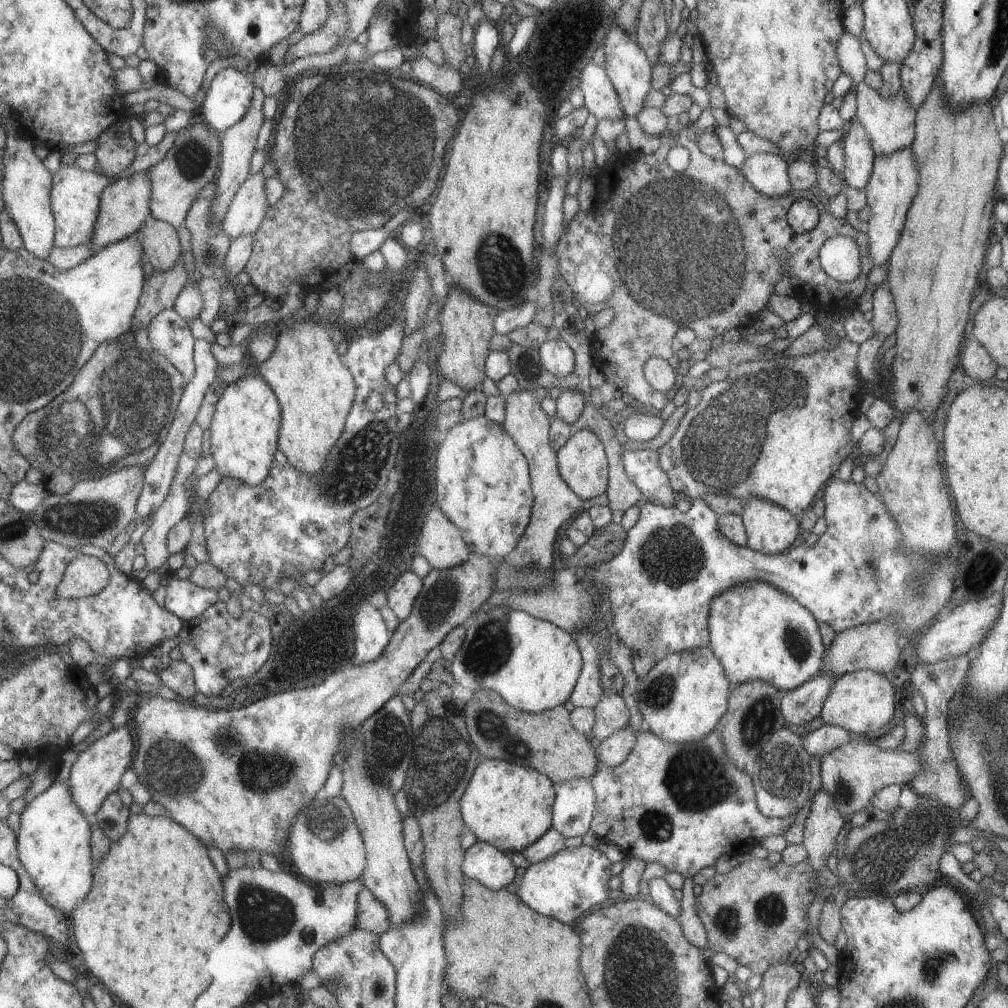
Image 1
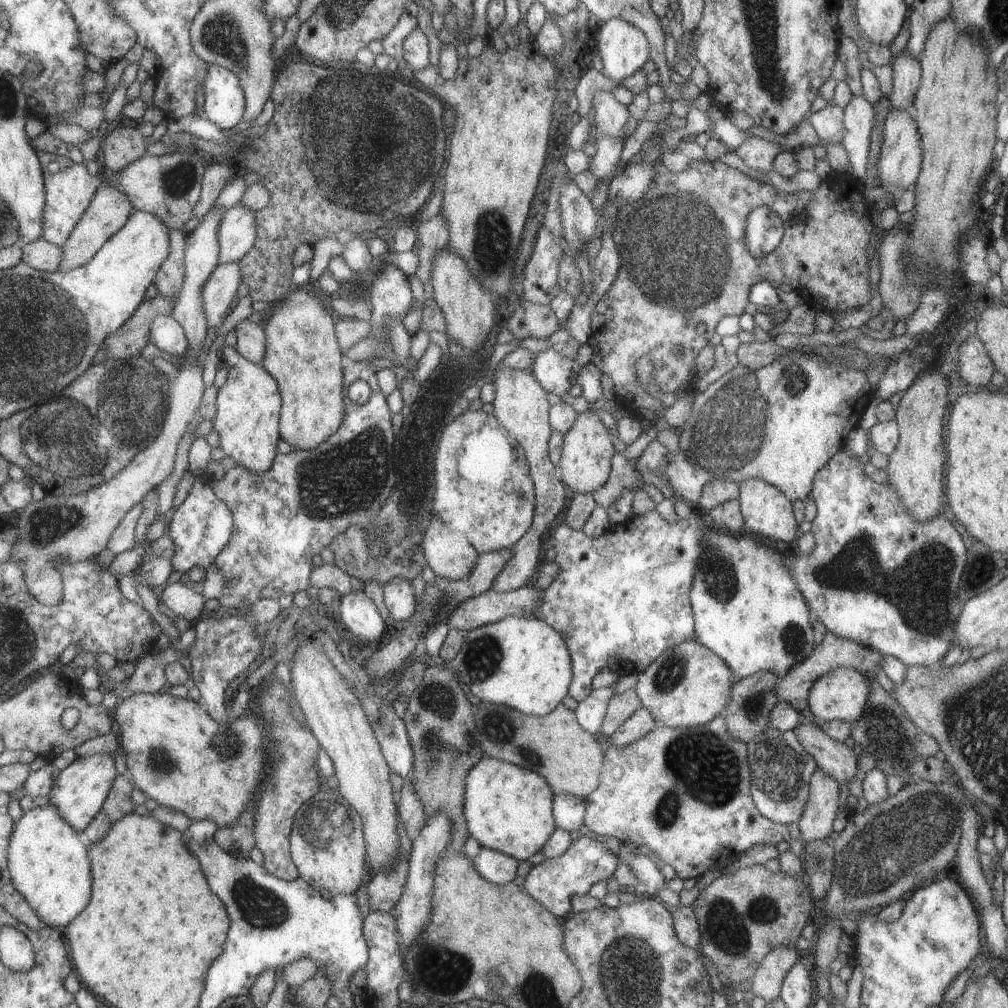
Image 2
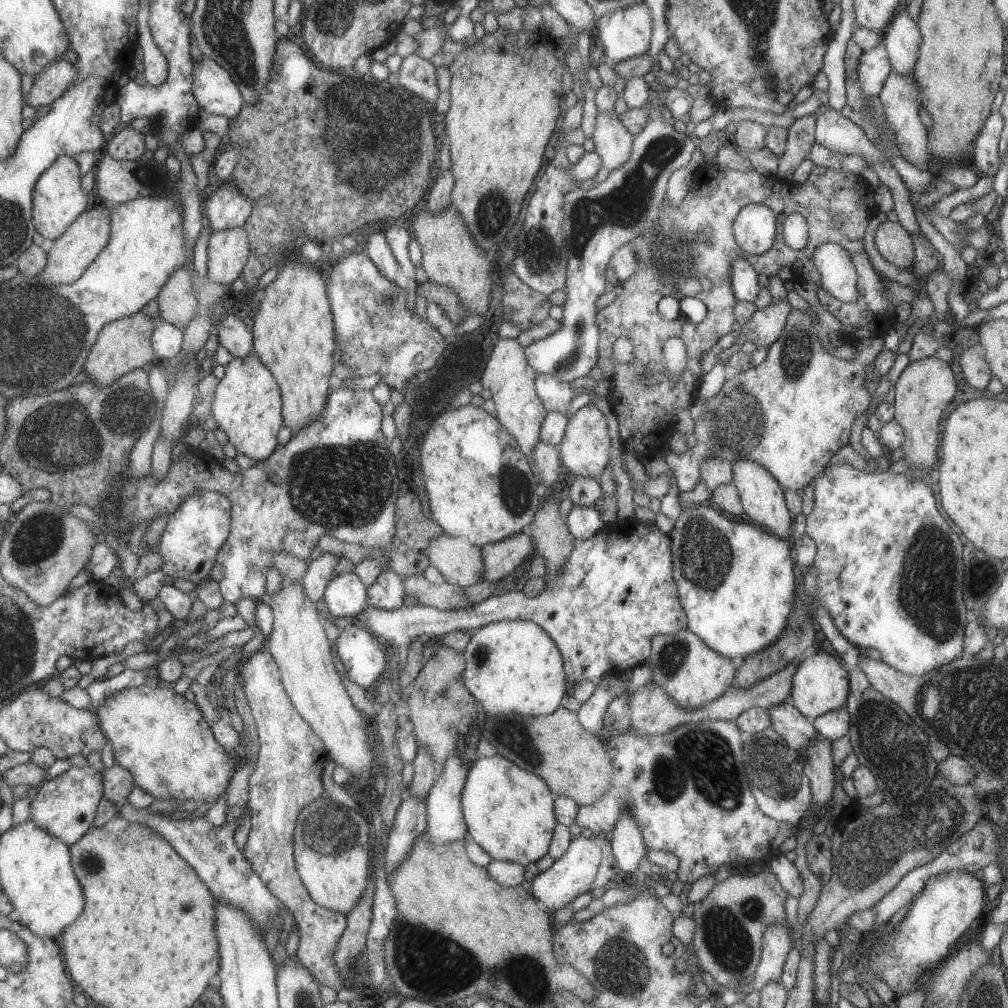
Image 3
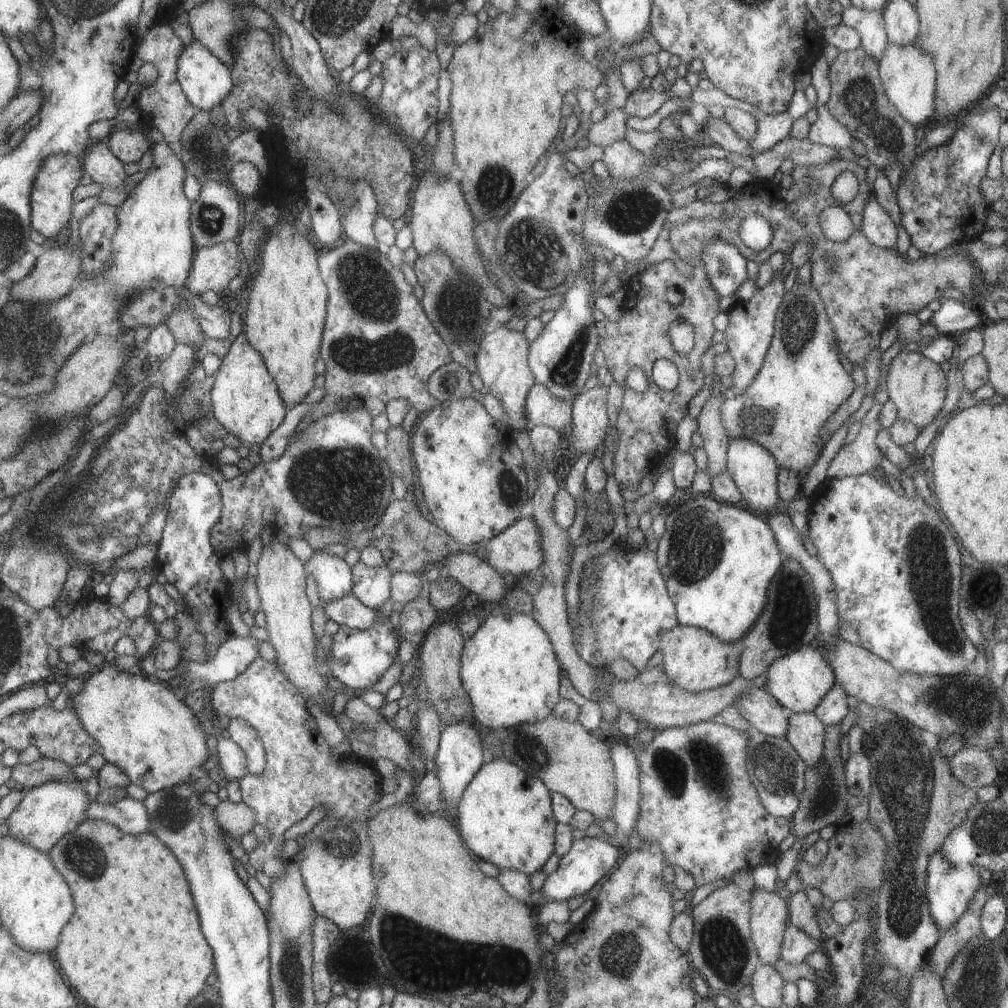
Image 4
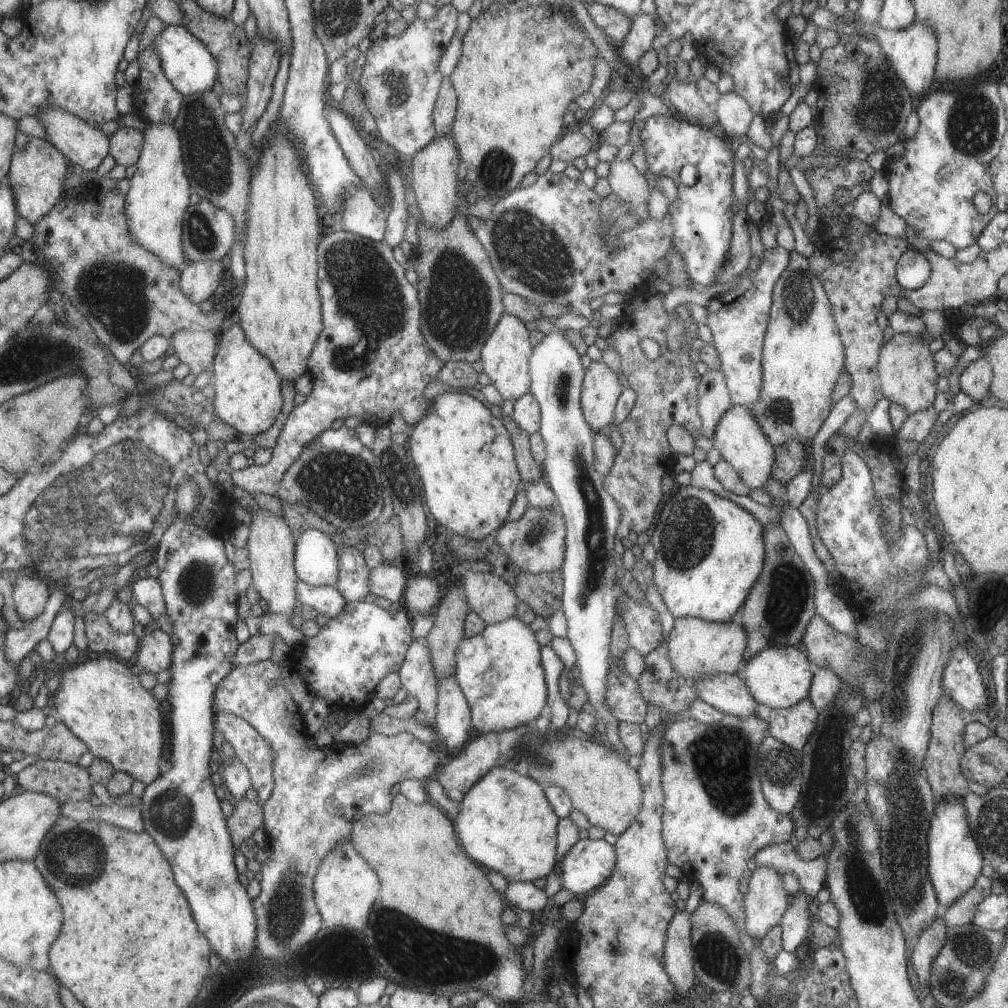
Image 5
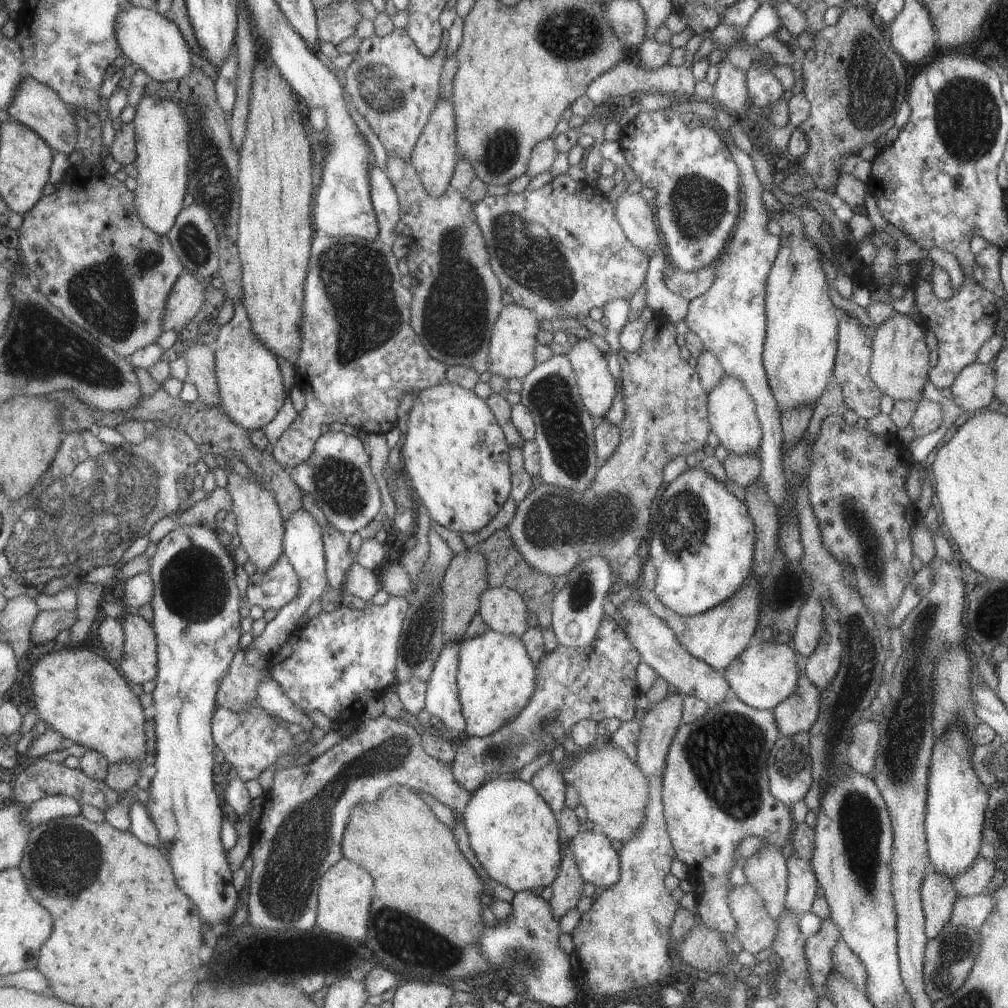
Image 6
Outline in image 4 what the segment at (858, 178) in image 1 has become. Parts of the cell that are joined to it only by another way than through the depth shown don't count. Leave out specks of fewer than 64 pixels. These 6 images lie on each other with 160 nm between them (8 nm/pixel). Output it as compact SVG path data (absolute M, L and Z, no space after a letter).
M853 5L840 13L841 24L851 27L858 33L860 45L877 62L888 38L886 37L882 11L879 9L860 9Z

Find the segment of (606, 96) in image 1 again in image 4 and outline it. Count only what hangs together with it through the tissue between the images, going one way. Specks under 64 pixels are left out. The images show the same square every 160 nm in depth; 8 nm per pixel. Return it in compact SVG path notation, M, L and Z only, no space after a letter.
M622 139L603 149L602 161L606 164L611 178L628 181L640 174L646 158Z

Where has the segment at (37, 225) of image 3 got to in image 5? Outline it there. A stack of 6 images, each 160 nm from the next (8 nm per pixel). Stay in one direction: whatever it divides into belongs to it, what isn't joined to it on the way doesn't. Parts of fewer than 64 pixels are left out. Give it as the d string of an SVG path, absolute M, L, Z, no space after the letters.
M27 137L22 149L13 147L6 178L14 196L16 214L31 224L51 208L63 196L63 181L71 171L66 158L47 140Z

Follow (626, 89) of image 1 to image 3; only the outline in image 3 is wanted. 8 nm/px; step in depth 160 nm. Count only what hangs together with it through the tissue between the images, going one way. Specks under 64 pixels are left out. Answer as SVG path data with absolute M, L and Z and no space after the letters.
M637 2L637 4L631 4L627 8L619 8L615 12L607 12L596 21L594 34L599 37L605 54L605 62L610 67L627 60L627 58L645 54L649 50L651 39L649 10L647 10L647 6L643 2Z

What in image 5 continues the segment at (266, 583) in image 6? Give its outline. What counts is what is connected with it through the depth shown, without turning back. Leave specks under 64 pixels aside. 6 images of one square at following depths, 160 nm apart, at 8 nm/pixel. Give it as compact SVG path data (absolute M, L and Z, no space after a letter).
M295 579L294 595L298 602L302 605L307 604L309 608L313 608L324 618L330 619L332 616L341 612L343 606L343 597L334 586L315 586L308 585L301 579Z

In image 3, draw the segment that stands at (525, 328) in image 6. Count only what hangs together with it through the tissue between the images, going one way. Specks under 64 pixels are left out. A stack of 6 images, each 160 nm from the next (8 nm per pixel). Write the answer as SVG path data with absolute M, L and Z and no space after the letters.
M498 338L480 379L481 387L491 393L490 400L496 411L494 418L509 432L525 458L531 456L533 446L539 442L541 422L546 416L545 408L535 393L535 374L525 362L523 348L516 339Z

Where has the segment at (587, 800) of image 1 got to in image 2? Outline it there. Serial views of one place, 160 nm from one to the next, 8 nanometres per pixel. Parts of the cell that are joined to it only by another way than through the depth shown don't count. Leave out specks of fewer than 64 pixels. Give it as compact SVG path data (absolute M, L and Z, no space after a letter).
M563 793L552 797L552 815L557 827L567 832L578 829L584 814L584 799Z

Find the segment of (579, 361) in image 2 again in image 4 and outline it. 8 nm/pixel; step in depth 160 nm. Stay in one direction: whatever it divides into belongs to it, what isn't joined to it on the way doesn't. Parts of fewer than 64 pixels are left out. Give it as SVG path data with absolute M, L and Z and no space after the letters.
M533 383L527 391L522 404L526 430L541 425L561 430L571 422L571 404L553 398L549 391L540 384Z

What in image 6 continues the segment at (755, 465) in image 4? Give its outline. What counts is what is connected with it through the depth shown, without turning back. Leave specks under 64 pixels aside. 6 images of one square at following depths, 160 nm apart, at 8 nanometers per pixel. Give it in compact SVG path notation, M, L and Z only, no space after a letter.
M723 372L713 388L708 390L706 403L710 432L718 438L721 446L729 453L738 455L758 452L762 432L756 415L756 406L738 378Z

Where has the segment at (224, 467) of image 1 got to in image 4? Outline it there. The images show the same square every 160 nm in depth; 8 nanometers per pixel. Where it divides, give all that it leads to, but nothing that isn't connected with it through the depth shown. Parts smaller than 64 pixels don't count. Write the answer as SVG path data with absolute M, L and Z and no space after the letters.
M241 331L222 356L210 390L213 416L225 430L237 436L244 446L262 442L275 430L287 411L273 377L267 372L261 355L247 342Z

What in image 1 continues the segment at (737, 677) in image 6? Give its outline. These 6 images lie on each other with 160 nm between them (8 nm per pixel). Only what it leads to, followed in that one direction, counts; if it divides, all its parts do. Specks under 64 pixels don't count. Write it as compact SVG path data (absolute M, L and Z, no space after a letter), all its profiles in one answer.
M857 669L841 674L833 681L831 688L828 688L818 716L824 723L845 727L852 736L883 728L891 719L893 701L897 697L891 686L884 674L873 671Z

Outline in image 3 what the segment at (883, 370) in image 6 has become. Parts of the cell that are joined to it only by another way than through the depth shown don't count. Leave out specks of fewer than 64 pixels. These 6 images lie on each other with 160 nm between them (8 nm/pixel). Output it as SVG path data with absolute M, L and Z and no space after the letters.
M932 355L917 362L909 362L894 386L893 420L901 426L904 436L897 452L913 468L913 472L909 472L907 476L911 480L924 480L928 475L923 474L923 470L931 470L933 463L938 460L939 420L957 390L955 378L949 364Z

